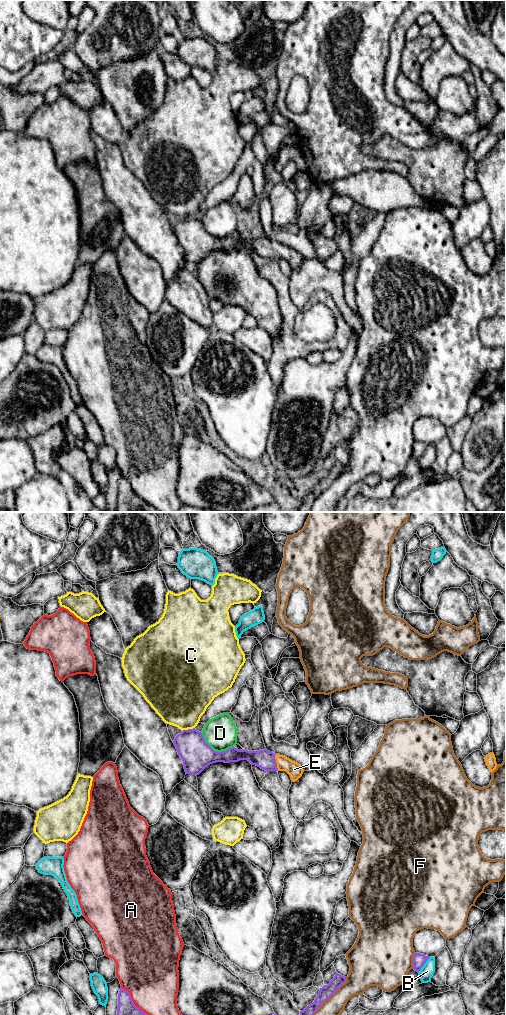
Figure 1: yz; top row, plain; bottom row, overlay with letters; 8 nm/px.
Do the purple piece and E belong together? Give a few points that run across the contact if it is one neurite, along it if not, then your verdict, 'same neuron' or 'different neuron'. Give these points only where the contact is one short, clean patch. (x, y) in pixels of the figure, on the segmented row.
line yz (264, 759), (275, 762), (286, 764), (294, 769); same neuron

